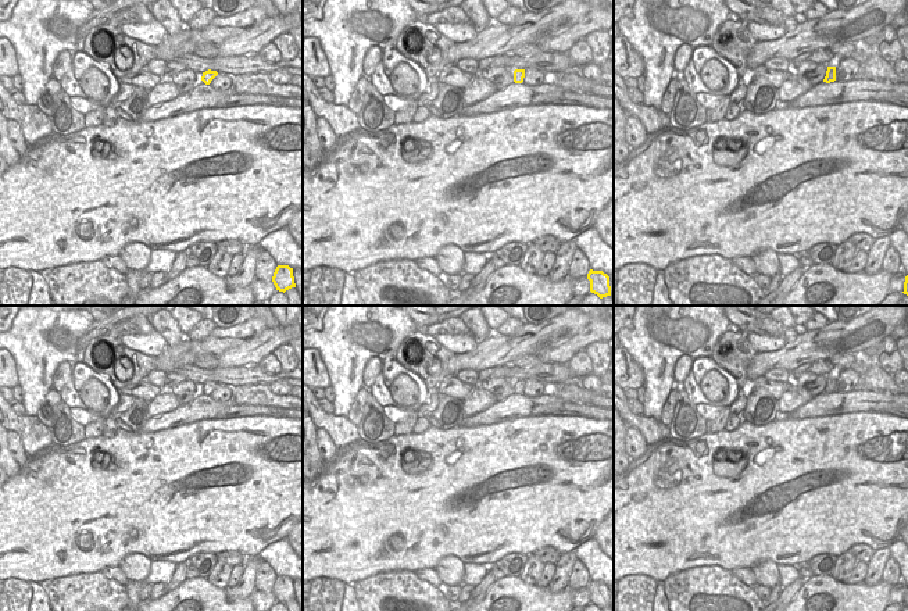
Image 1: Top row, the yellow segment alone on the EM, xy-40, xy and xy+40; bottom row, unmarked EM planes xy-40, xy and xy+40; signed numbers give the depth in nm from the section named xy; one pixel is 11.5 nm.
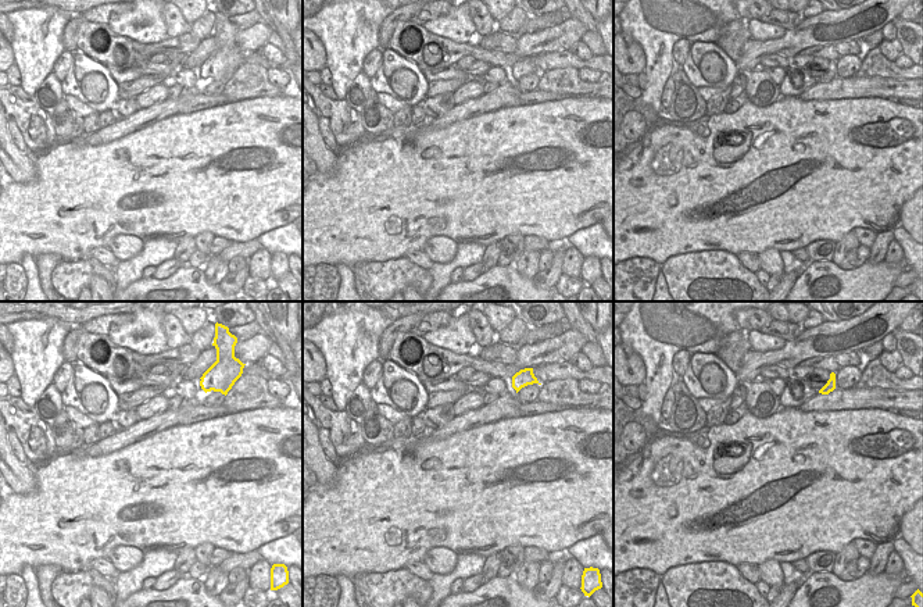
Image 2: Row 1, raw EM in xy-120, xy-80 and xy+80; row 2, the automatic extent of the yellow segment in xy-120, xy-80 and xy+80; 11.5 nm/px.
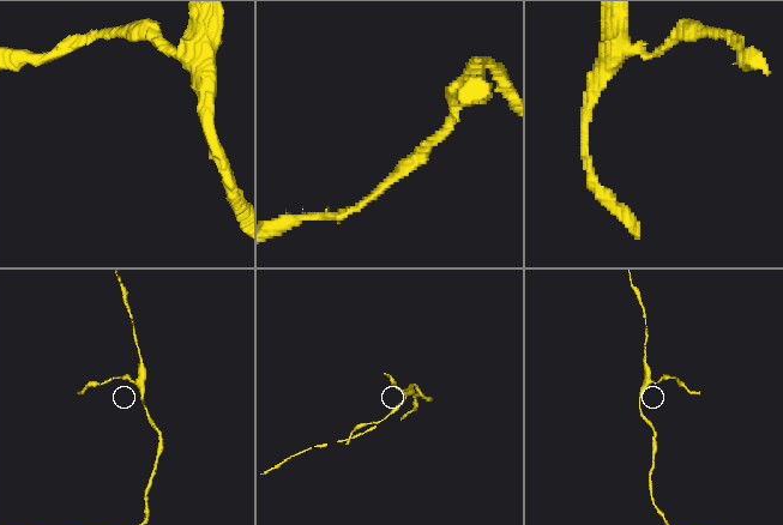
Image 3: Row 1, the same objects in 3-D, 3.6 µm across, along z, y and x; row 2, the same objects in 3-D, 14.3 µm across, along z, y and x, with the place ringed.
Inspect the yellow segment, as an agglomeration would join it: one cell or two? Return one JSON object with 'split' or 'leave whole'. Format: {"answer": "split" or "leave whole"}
{"answer": "leave whole"}

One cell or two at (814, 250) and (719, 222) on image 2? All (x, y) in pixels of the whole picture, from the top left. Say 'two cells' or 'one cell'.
two cells

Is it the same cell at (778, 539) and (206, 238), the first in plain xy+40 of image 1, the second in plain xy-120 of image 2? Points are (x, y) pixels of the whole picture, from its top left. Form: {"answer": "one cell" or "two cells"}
{"answer": "two cells"}

